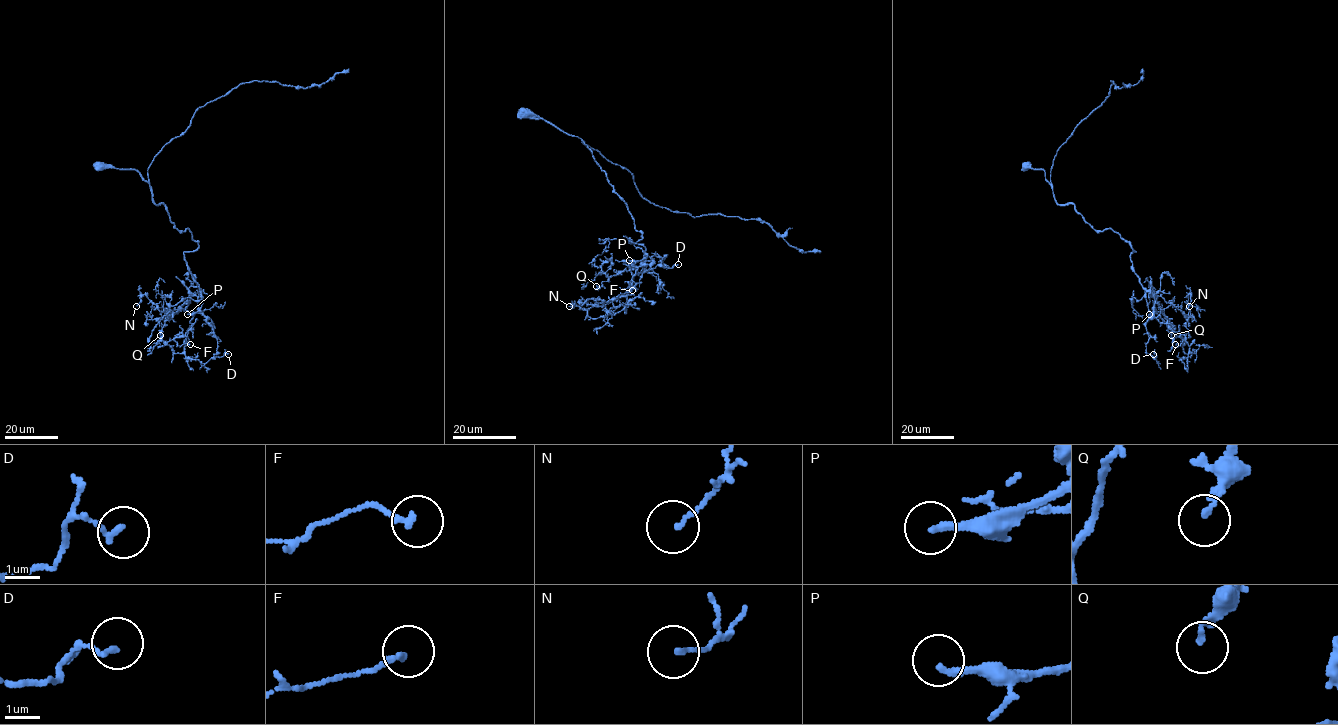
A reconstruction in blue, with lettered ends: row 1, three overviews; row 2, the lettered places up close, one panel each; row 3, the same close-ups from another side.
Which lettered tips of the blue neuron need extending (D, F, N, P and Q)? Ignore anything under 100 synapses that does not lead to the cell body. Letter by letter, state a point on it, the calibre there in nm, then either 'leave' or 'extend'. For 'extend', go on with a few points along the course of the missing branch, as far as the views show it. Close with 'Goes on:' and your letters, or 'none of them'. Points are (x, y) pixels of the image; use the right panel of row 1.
D: at (1153, 354); 160 nm thick; leave
F: at (1175, 344); 170 nm thick; leave
N: at (1189, 306); 120 nm thick; leave
P: at (1149, 314); 200 nm thick; extend; missing branch runs (1149, 314), (1157, 333), (1173, 352), (1171, 375), (1161, 384), (1161, 371), (1168, 358)
Q: at (1171, 335); 140 nm thick; leave
Goes on: P

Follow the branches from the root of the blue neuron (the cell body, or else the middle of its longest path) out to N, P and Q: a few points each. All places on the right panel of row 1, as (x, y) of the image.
N: (1026, 165), (1044, 171), (1059, 204), (1129, 243), (1154, 296), (1187, 318), (1189, 294), (1189, 306)
P: (1026, 165), (1044, 171), (1059, 204), (1073, 203), (1097, 231), (1110, 228), (1129, 243), (1149, 314)
Q: (1026, 165), (1044, 171), (1059, 204), (1129, 243), (1171, 335)

